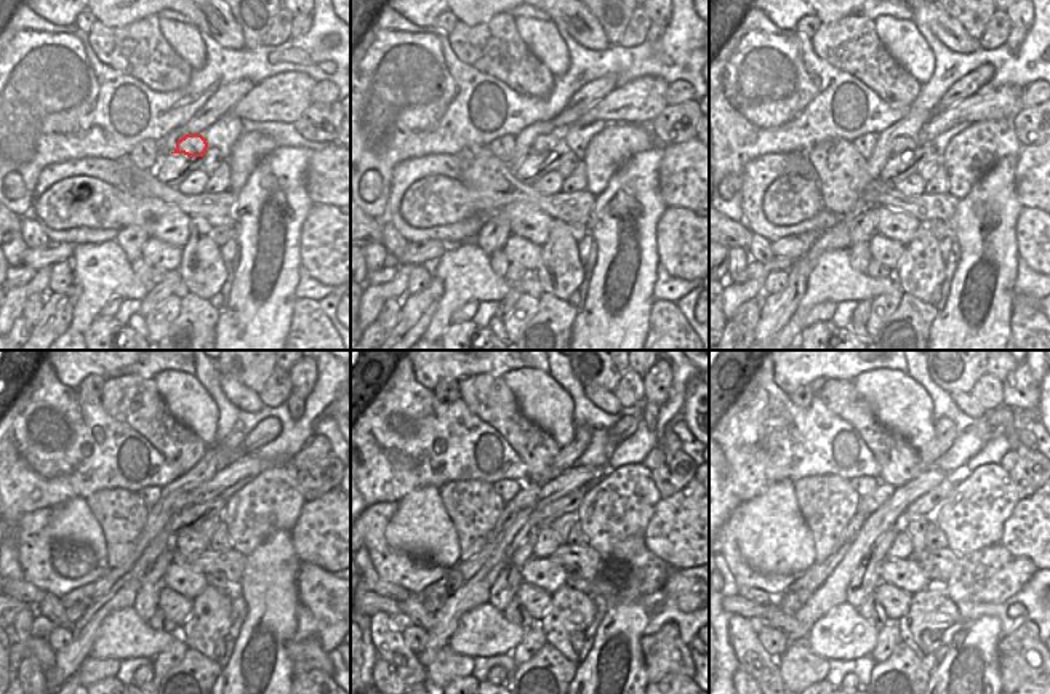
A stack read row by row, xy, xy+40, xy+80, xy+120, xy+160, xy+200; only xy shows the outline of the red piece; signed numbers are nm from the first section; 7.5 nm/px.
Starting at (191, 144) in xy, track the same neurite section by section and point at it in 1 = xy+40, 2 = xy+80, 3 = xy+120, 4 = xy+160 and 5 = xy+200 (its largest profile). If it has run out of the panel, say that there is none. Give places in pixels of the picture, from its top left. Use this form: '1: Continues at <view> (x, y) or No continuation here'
1: Continues at xy+40 (545, 144)
2: Continues at xy+80 (901, 144)
3: Continues at xy+120 (178, 501)
4: Continues at xy+160 (527, 496)
5: Continues at xy+200 (884, 491).

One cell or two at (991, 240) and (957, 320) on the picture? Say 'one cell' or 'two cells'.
one cell

